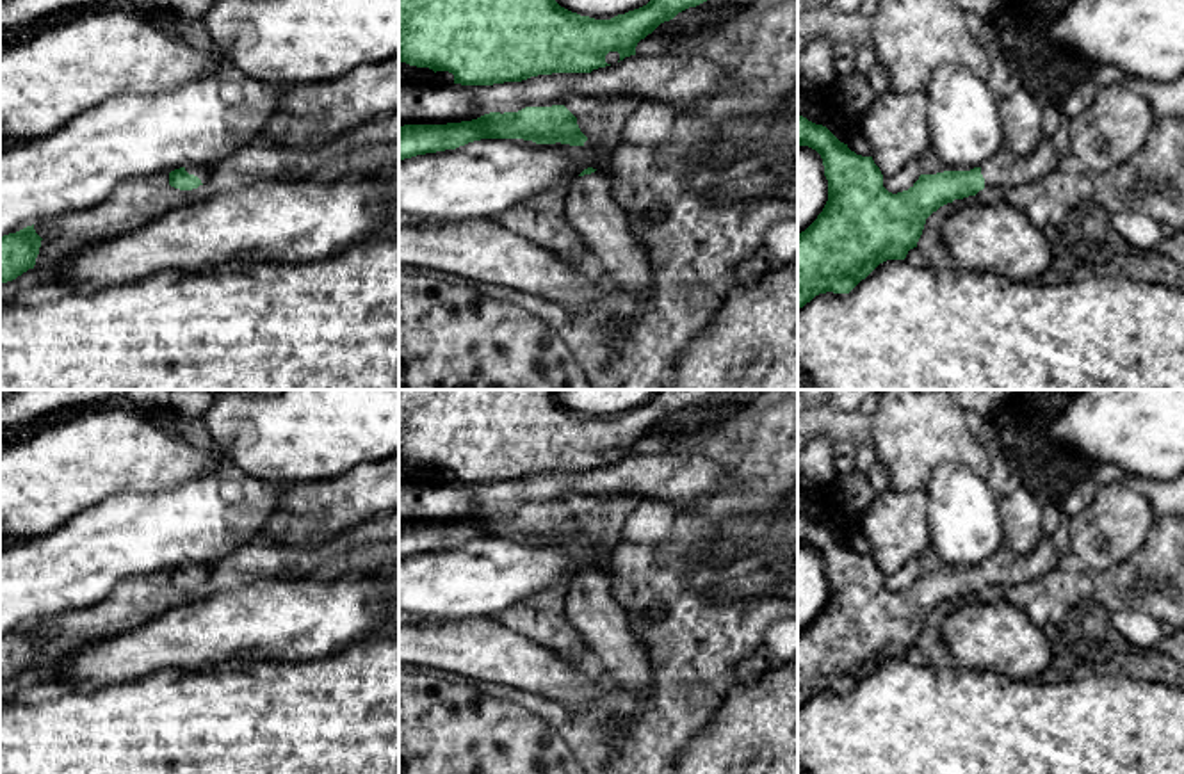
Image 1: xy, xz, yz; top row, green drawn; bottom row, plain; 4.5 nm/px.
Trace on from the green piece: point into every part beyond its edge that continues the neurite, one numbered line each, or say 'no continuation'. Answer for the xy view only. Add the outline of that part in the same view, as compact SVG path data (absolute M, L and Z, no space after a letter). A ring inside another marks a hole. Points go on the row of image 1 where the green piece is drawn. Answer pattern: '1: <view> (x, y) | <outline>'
1: xy (200, 171) | M185 165L185 171L189 174L194 174L201 180L201 183L205 183L205 180L208 178L208 169L203 165Z

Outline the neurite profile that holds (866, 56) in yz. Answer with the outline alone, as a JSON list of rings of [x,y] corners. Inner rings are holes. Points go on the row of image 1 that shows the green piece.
[[[869,39],[865,44],[856,48],[855,71],[867,75],[876,62],[878,55],[872,41]]]

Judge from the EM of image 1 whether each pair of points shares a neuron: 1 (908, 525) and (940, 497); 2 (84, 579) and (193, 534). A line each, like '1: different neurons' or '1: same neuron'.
1: different neurons
2: same neuron

